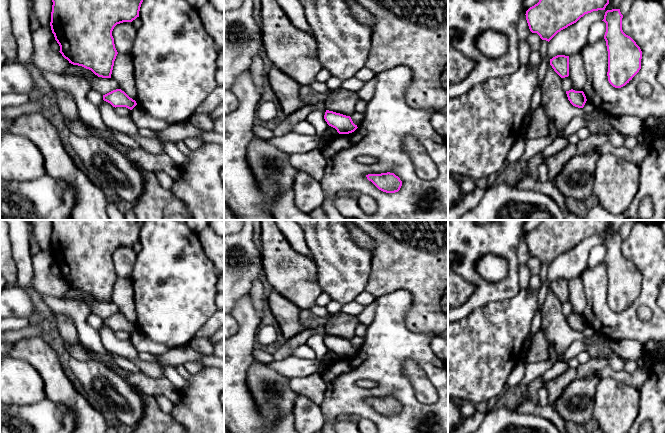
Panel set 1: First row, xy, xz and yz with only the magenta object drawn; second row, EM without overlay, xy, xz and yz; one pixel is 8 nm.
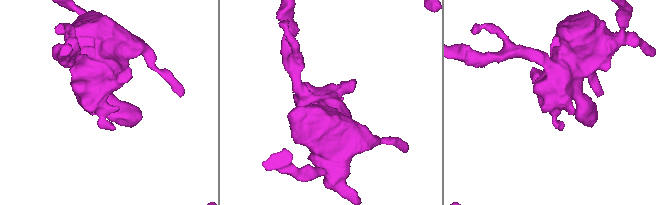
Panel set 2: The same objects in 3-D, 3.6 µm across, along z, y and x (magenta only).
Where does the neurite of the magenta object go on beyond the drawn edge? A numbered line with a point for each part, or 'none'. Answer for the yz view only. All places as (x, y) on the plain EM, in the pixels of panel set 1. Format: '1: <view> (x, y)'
none

